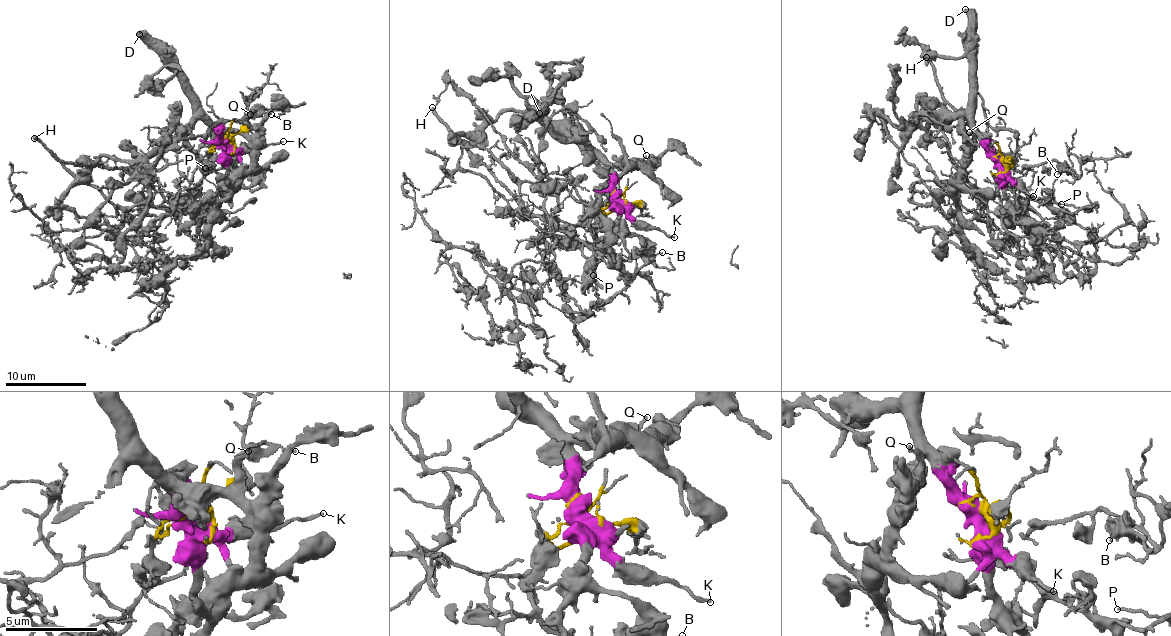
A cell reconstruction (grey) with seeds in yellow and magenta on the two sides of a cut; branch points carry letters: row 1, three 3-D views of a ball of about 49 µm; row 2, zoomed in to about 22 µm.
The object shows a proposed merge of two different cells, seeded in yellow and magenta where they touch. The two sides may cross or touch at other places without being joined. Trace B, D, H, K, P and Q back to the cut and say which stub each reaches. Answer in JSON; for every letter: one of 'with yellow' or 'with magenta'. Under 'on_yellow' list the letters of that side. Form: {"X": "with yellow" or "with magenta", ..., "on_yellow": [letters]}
{"B": "with yellow", "D": "with magenta", "H": "with yellow", "K": "with magenta", "P": "with yellow", "Q": "with magenta", "on_yellow": ["B", "H", "P"]}

